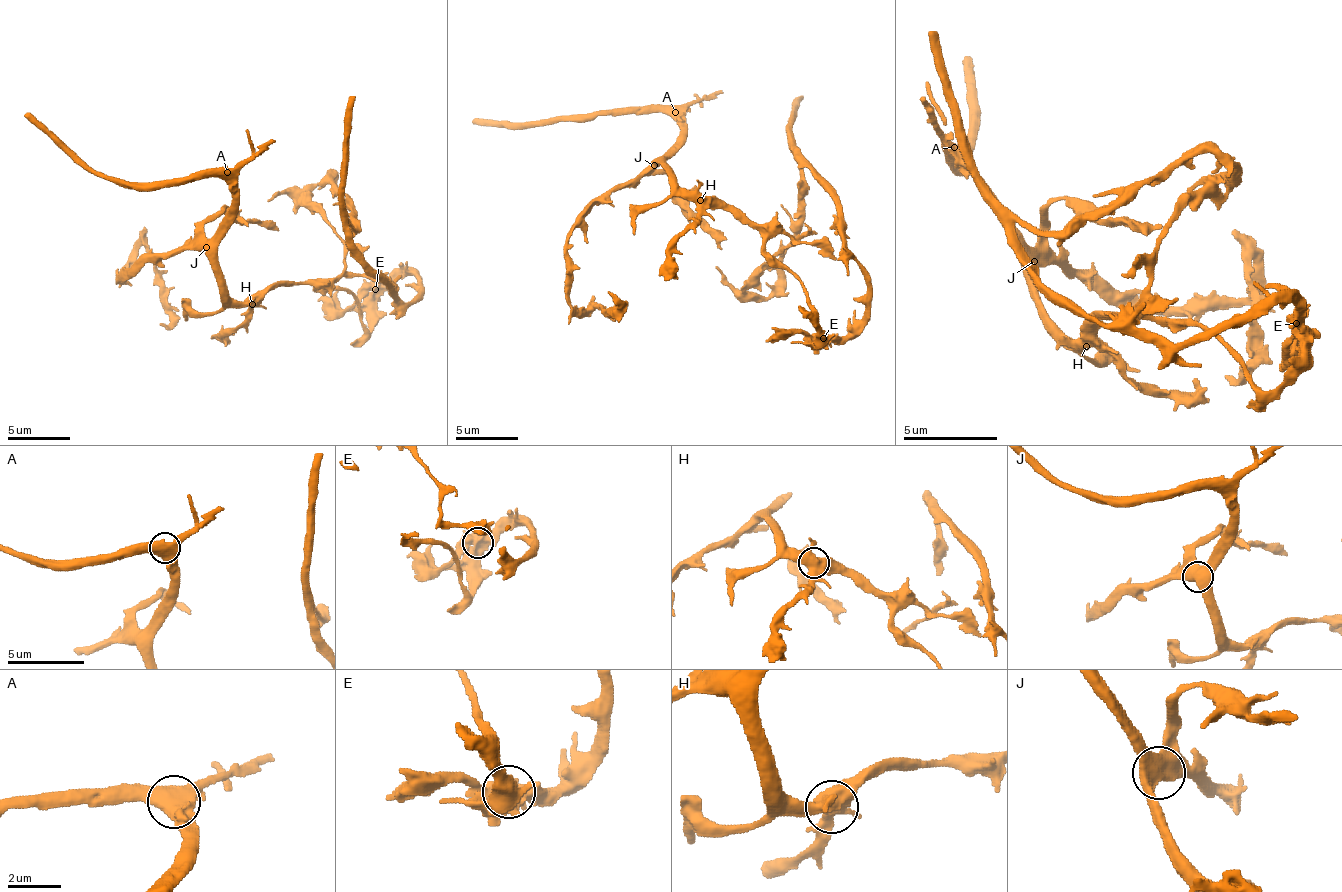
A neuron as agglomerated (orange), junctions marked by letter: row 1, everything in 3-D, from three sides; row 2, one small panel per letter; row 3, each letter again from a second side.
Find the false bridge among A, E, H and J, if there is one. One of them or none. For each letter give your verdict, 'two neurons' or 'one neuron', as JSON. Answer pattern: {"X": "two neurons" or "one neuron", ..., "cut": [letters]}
{"A": "one neuron", "E": "two neurons", "H": "one neuron", "J": "one neuron", "cut": ["E"]}

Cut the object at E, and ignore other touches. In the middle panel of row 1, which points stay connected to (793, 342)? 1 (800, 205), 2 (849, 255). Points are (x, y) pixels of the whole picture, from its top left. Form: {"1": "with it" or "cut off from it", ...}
{"1": "cut off from it", "2": "cut off from it"}

